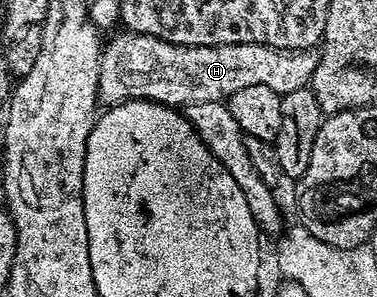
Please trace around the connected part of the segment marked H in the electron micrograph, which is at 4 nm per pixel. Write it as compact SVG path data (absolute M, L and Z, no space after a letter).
M121 31L118 37L108 38L101 50L97 96L102 106L120 105L123 101L140 99L157 101L160 105L184 107L191 103L228 102L235 91L243 87L271 87L282 95L299 91L310 84L316 69L318 54L308 49L276 49L270 45L239 43L238 45L176 45L158 37Z

